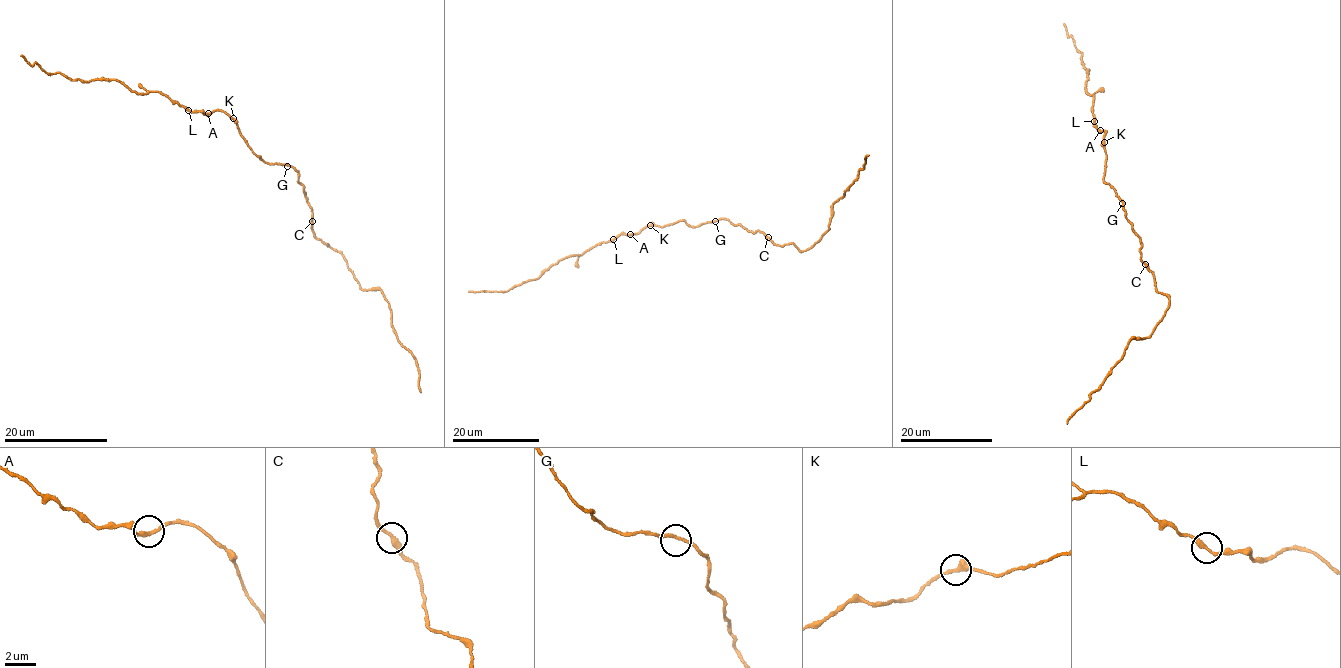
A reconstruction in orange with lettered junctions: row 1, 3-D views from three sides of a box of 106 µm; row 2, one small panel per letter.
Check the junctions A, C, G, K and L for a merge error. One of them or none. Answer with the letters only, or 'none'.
none

